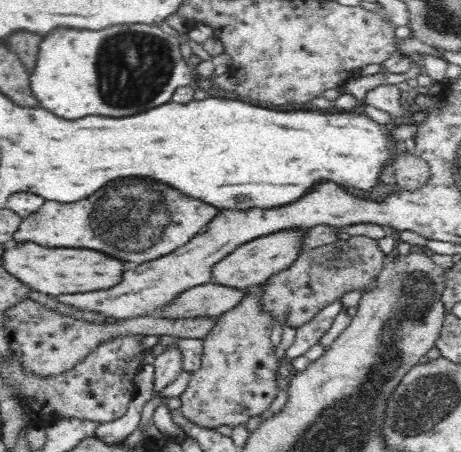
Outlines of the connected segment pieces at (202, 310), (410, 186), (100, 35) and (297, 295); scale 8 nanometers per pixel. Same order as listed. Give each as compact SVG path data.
M210 282L181 292L170 303L158 309L153 316L162 319L217 318L232 310L242 298L243 289Z
M408 151L395 158L394 176L404 191L417 191L429 181L429 164L420 156Z
M112 26L100 32L57 28L41 40L36 68L30 78L32 92L44 108L66 120L76 120L92 114L116 118L136 116L170 103L178 88L189 86L192 82L194 76L192 70L188 69L184 51L185 47L180 41L156 26Z
M353 236L315 249L304 248L290 268L281 270L265 281L261 302L270 316L284 325L298 328L312 320L322 308L343 294L363 290L379 276L384 265L384 253L372 237Z

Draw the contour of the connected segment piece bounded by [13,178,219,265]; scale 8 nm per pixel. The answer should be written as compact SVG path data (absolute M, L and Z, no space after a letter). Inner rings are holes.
M122 178L94 192L90 198L73 203L47 200L37 212L20 223L13 239L17 244L33 242L46 248L100 250L137 265L159 259L184 246L214 220L218 213L211 204L188 198L168 186L160 186L156 182L140 178Z

